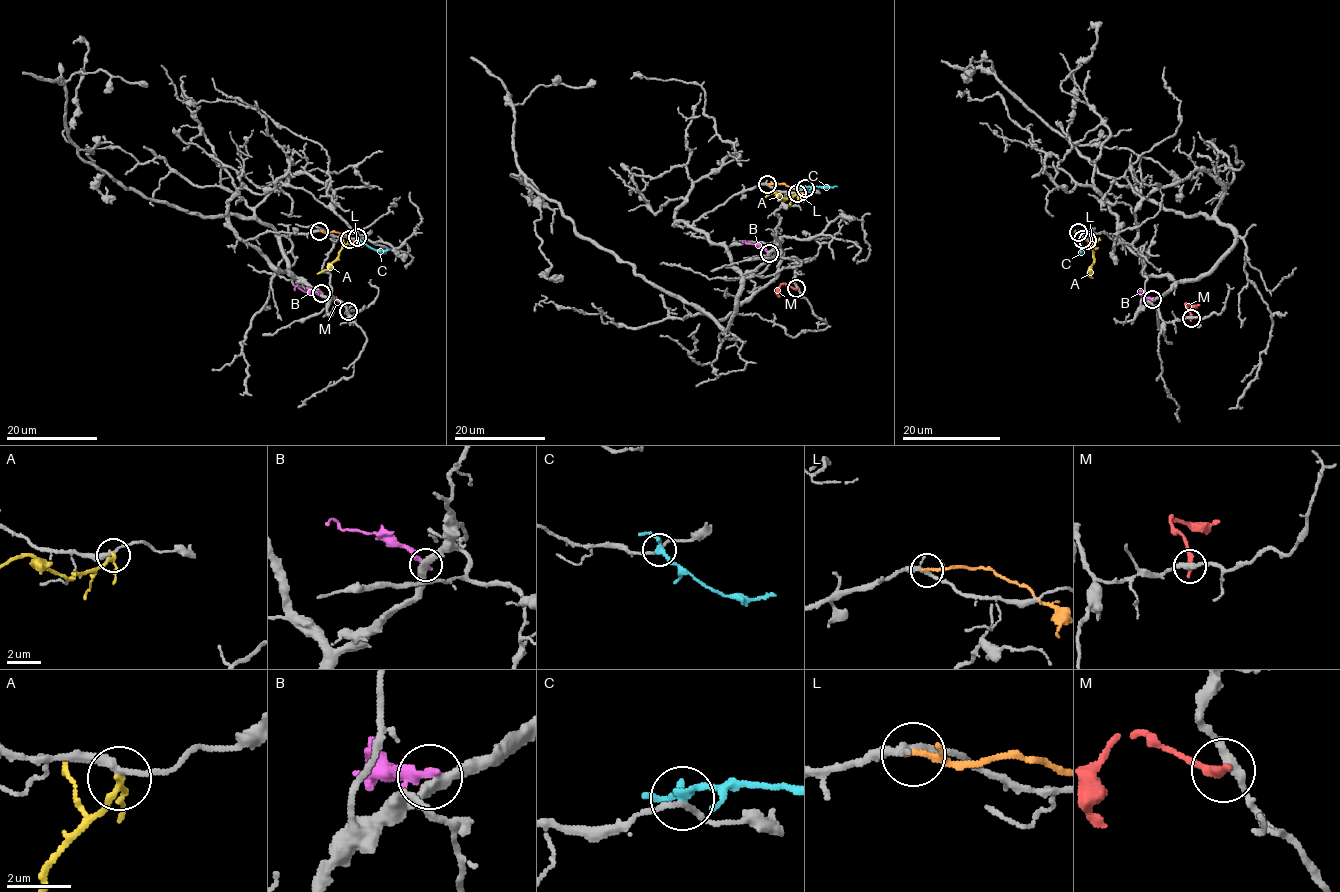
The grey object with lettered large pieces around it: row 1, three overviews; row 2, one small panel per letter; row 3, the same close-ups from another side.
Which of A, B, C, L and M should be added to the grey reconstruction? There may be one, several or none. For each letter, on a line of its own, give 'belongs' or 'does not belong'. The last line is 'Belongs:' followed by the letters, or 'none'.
A: belongs
B: does not belong
C: does not belong
L: does not belong
M: does not belong
Belongs: A

